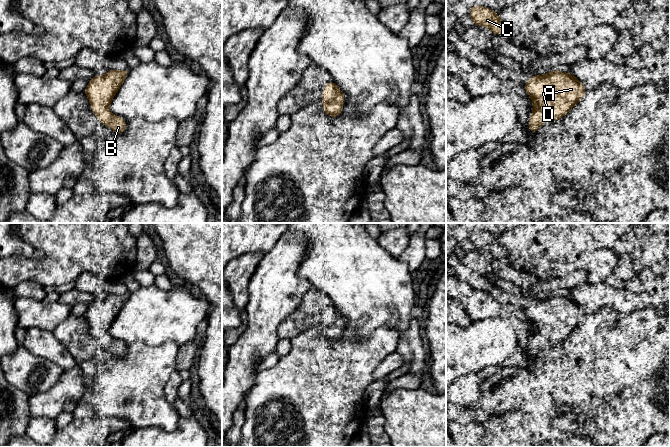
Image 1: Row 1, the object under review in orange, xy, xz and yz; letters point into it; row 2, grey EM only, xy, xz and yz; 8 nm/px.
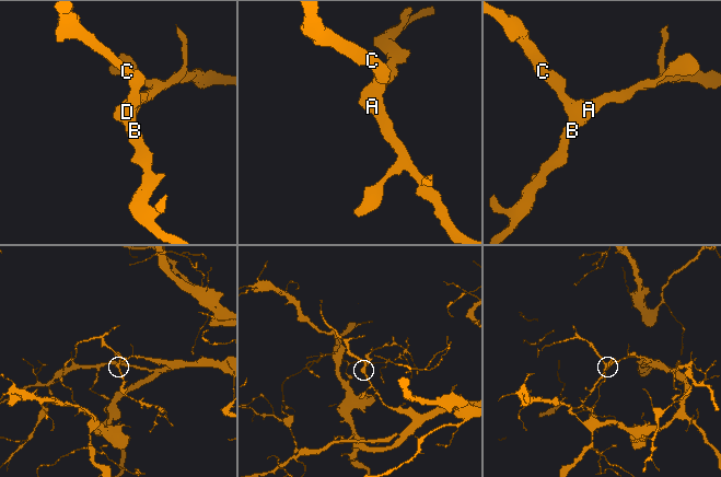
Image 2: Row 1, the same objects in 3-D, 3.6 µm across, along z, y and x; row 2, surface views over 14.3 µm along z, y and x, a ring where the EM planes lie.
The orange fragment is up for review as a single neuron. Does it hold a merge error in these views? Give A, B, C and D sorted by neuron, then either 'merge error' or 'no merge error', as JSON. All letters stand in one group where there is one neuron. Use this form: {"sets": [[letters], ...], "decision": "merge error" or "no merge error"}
{"sets": [["A", "B", "C", "D"]], "decision": "no merge error"}

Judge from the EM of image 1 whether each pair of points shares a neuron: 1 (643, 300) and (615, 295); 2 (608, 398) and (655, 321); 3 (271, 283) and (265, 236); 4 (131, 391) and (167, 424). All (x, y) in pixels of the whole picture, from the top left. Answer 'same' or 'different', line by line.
1: same
2: same
3: different
4: same

